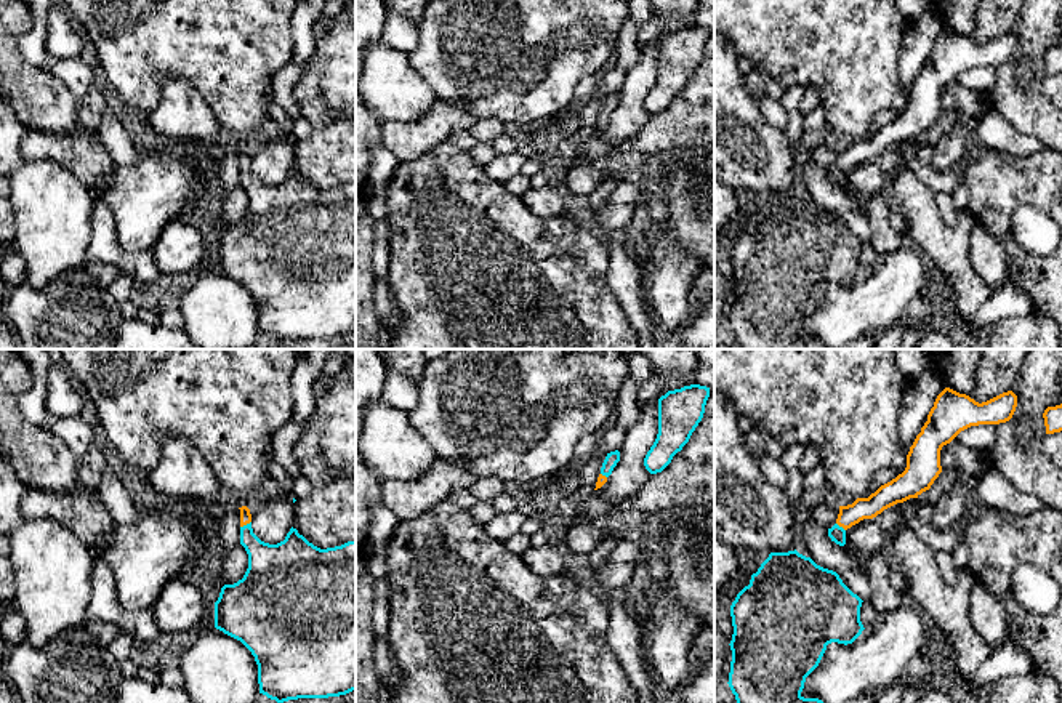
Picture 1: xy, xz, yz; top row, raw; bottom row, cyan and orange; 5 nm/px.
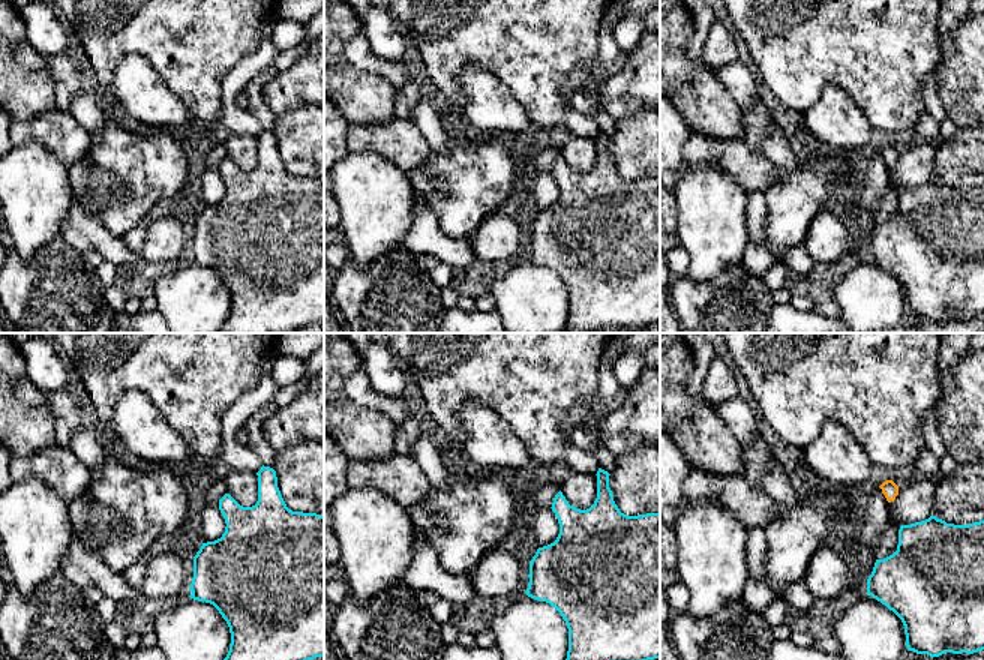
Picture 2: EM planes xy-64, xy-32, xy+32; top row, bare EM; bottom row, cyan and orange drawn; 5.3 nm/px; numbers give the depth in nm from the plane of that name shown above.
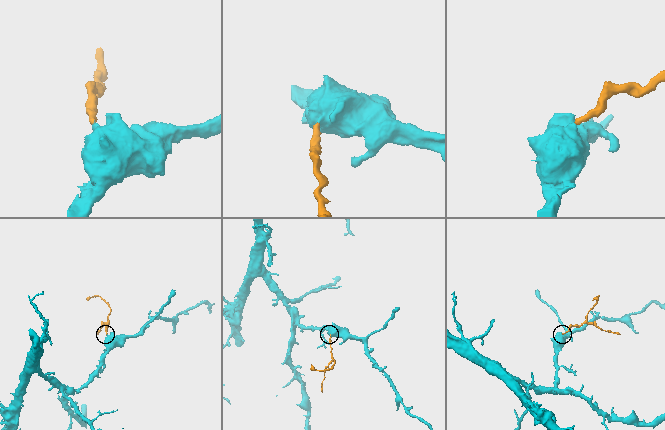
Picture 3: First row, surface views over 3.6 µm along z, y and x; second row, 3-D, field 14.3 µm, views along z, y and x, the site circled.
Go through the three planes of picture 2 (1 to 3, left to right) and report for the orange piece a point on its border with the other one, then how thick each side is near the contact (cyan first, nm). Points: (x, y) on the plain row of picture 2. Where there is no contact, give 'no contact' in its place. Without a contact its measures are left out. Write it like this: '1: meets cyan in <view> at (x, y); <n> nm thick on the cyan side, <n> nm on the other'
1: no contact
2: no contact
3: no contact

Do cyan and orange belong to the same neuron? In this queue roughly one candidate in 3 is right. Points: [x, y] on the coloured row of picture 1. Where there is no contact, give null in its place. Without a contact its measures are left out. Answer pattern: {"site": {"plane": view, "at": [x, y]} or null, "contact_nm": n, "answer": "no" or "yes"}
{"site": {"plane": "xy", "at": [247, 524]}, "contact_nm": 70, "answer": "yes"}

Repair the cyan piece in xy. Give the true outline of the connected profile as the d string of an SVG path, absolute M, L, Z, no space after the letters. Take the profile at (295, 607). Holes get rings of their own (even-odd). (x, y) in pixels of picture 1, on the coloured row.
M239 509L248 568L242 580L221 588L215 628L251 652L259 693L277 703L356 690L356 541L320 549L292 527L284 541L269 544L253 533L250 509Z

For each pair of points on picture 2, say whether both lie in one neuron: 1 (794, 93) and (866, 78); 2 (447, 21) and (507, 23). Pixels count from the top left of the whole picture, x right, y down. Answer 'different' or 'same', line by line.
1: same
2: same

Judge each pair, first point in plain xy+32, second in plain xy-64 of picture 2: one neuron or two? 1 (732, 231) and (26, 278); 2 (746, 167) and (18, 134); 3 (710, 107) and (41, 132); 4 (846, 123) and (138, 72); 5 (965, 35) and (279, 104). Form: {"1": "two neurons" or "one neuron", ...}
{"1": "two neurons", "2": "one neuron", "3": "two neurons", "4": "one neuron", "5": "one neuron"}

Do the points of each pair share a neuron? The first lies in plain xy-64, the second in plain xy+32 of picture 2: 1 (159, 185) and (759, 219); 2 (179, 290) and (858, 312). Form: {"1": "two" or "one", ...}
{"1": "two", "2": "one"}

